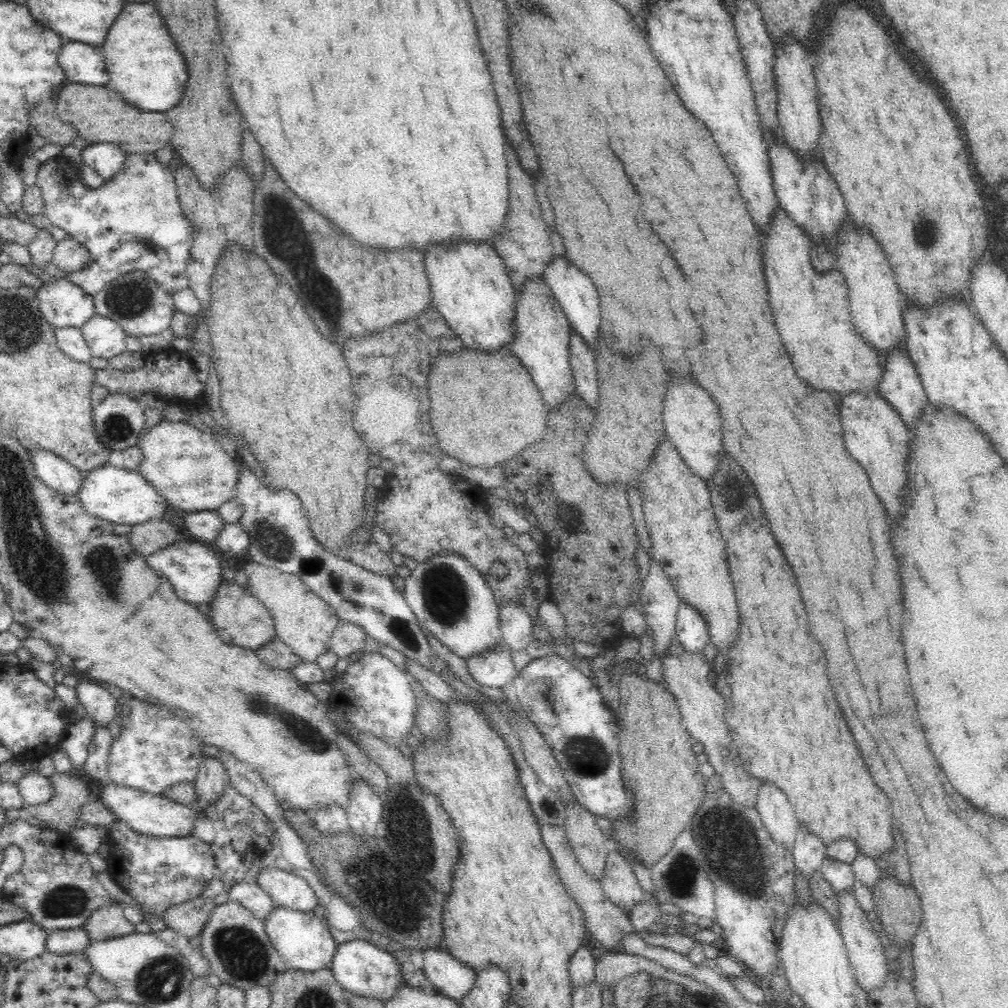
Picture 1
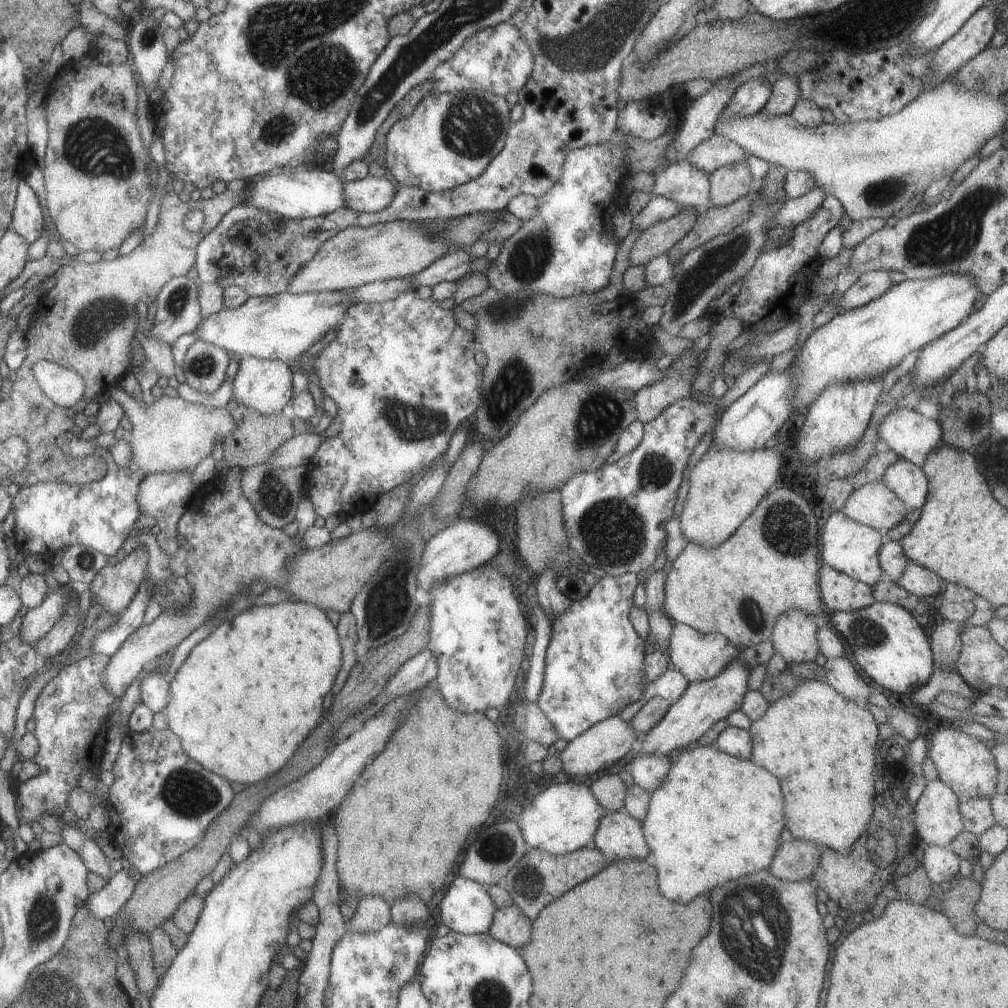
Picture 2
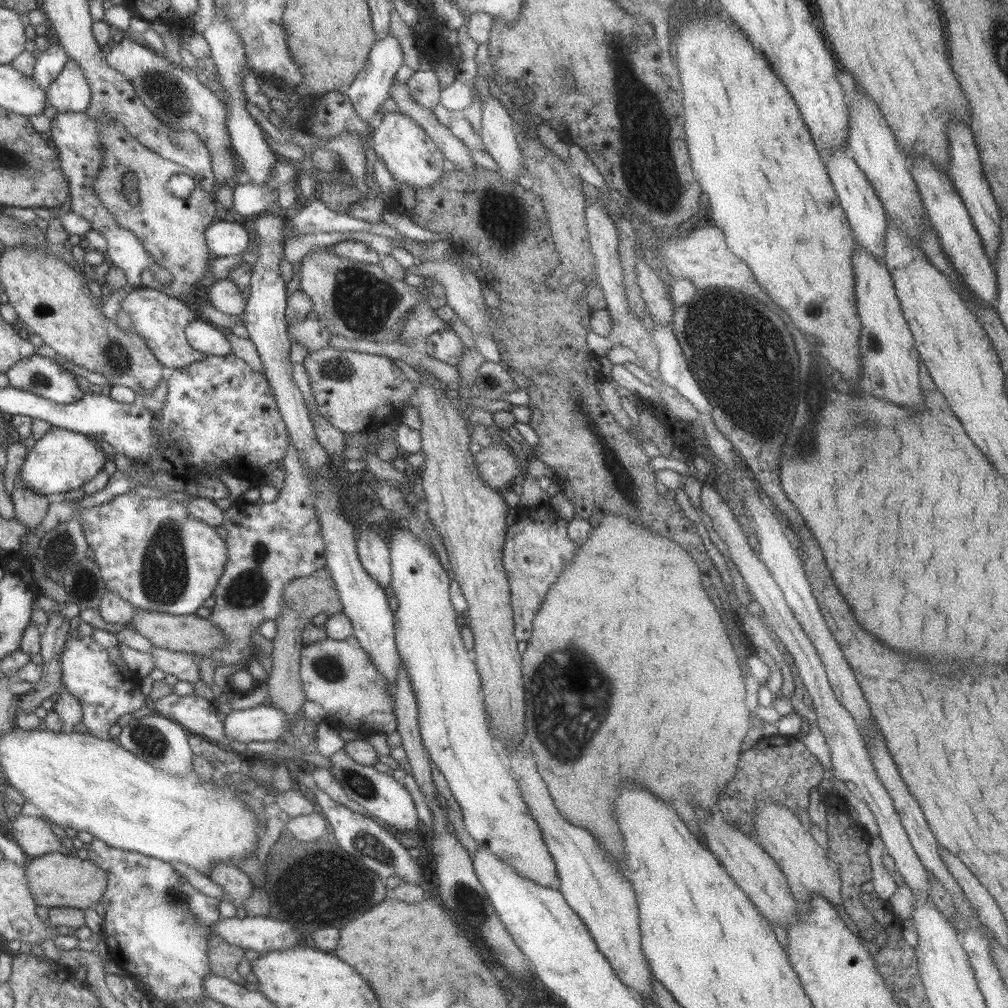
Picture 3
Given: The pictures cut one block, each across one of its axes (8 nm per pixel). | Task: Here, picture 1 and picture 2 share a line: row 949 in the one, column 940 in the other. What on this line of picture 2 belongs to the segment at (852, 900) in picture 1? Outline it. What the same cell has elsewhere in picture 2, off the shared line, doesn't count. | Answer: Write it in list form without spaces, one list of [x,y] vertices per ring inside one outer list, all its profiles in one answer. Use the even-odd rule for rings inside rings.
[[[930,845],[920,855],[922,867],[932,883],[943,883],[952,880],[959,872],[961,859],[948,847]]]

